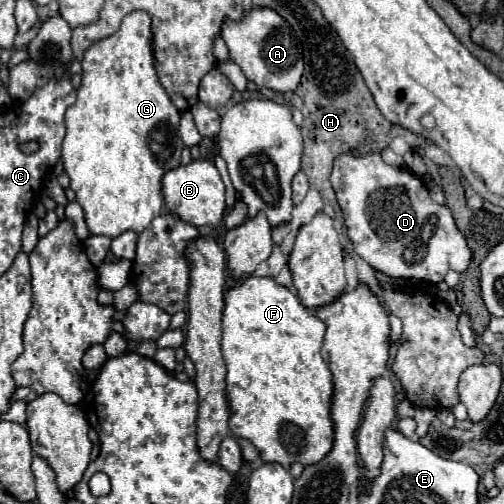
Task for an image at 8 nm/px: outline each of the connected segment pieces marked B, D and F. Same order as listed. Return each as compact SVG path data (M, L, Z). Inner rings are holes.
M197 159L189 165L167 171L163 177L163 195L167 209L193 227L217 227L223 221L227 209L225 185L219 177L215 163L207 159Z
M347 151L341 153L333 163L331 185L341 205L347 235L353 243L353 251L359 257L363 257L375 271L381 271L389 277L403 277L403 279L415 277L429 283L439 283L445 279L449 269L463 273L469 267L471 251L467 247L465 237L457 229L451 211L445 205L437 205L429 197L429 191L423 185L423 181L405 167L391 167L383 163L379 153L359 155L357 151Z
M247 275L241 283L225 291L223 357L227 365L225 393L231 409L229 431L235 437L249 439L257 447L259 457L267 463L273 461L289 467L299 461L303 465L313 465L333 447L333 427L329 415L333 375L321 357L323 335L325 323L305 309L291 289L275 283L273 277Z

